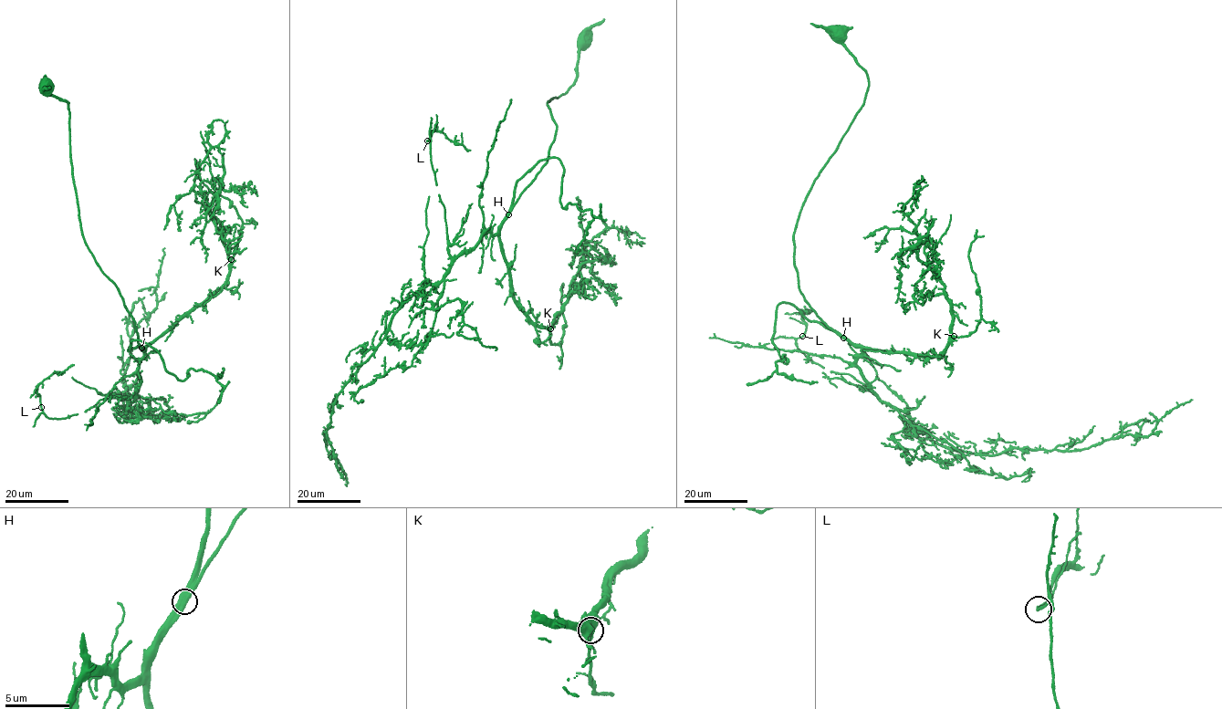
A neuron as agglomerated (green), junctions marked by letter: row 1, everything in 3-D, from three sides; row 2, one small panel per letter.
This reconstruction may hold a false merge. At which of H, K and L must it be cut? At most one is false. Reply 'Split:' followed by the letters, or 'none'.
Split: none

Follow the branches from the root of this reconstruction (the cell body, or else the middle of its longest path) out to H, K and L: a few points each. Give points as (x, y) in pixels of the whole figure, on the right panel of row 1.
H: (837, 35), (866, 72), (868, 88), (863, 105), (814, 181), (793, 235), (801, 294), (818, 317), (843, 337)
K: (837, 35), (868, 88), (802, 207), (793, 235), (798, 288), (818, 317), (861, 346), (938, 357), (954, 336)
L: (837, 35), (868, 88), (802, 206), (794, 266), (811, 309), (861, 349), (876, 395), (809, 360), (802, 336)

